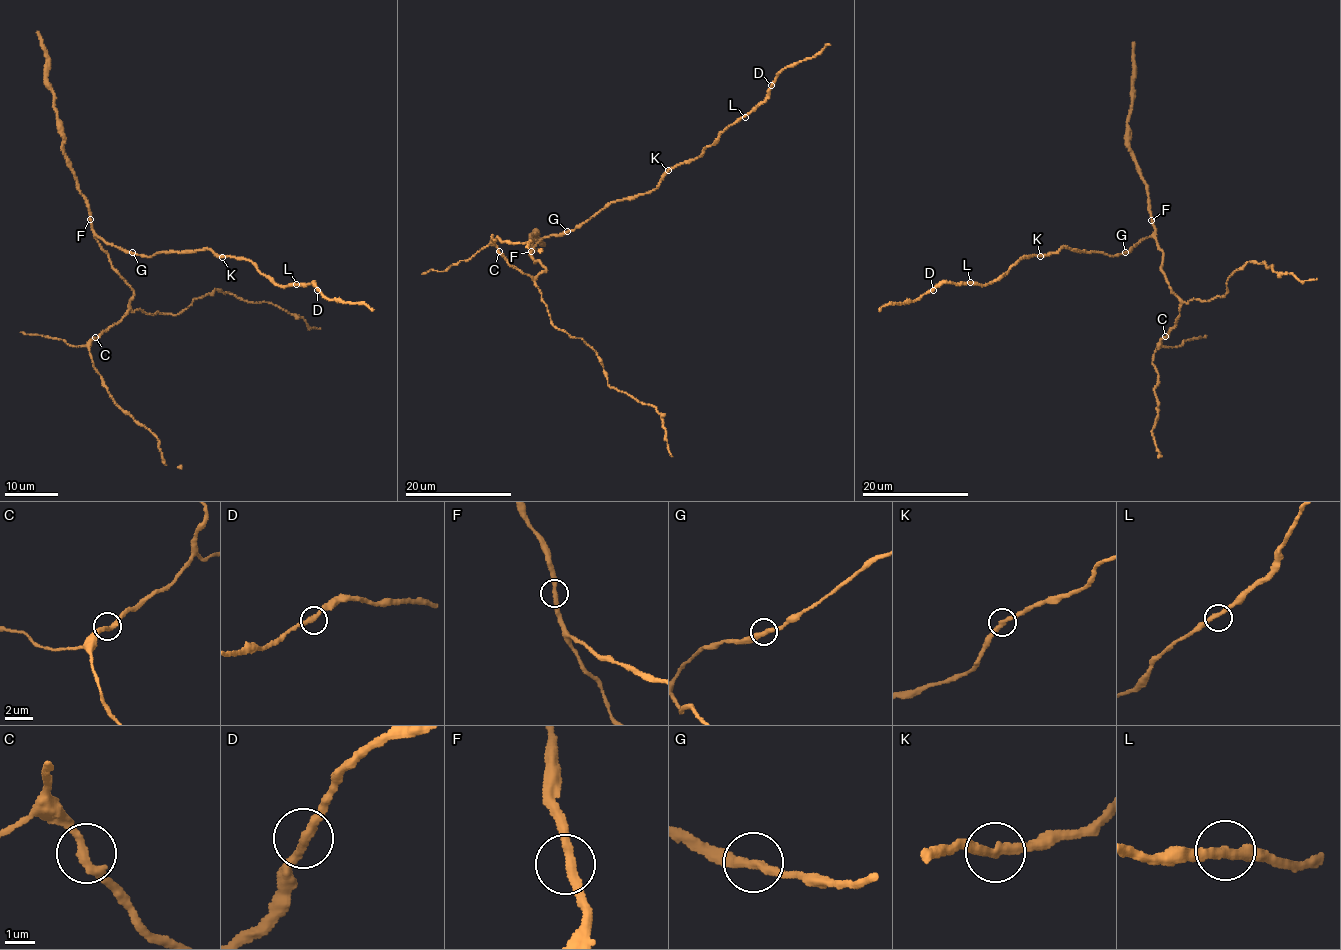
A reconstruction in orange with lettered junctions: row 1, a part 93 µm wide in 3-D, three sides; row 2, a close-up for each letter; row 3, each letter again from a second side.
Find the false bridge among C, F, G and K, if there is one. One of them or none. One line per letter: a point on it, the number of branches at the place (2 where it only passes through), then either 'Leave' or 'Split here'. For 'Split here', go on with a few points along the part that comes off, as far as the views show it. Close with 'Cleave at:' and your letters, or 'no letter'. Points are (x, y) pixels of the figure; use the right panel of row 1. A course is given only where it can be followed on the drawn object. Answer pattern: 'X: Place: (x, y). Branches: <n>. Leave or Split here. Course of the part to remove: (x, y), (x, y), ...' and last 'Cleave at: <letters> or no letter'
C: Place: (1165, 336). Branches: 2. Leave
F: Place: (1151, 220). Branches: 2. Leave
G: Place: (1125, 252). Branches: 2. Leave
K: Place: (1040, 256). Branches: 2. Leave
Cleave at: no letter

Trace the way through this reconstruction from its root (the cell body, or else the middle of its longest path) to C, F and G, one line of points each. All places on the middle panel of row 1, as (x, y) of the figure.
C: (552, 236), (541, 238), (531, 251), (534, 261), (537, 260), (546, 270), (533, 278), (516, 269), (499, 251)
F: (552, 236), (541, 238), (531, 254), (531, 251)
G: (552, 236), (567, 231)

